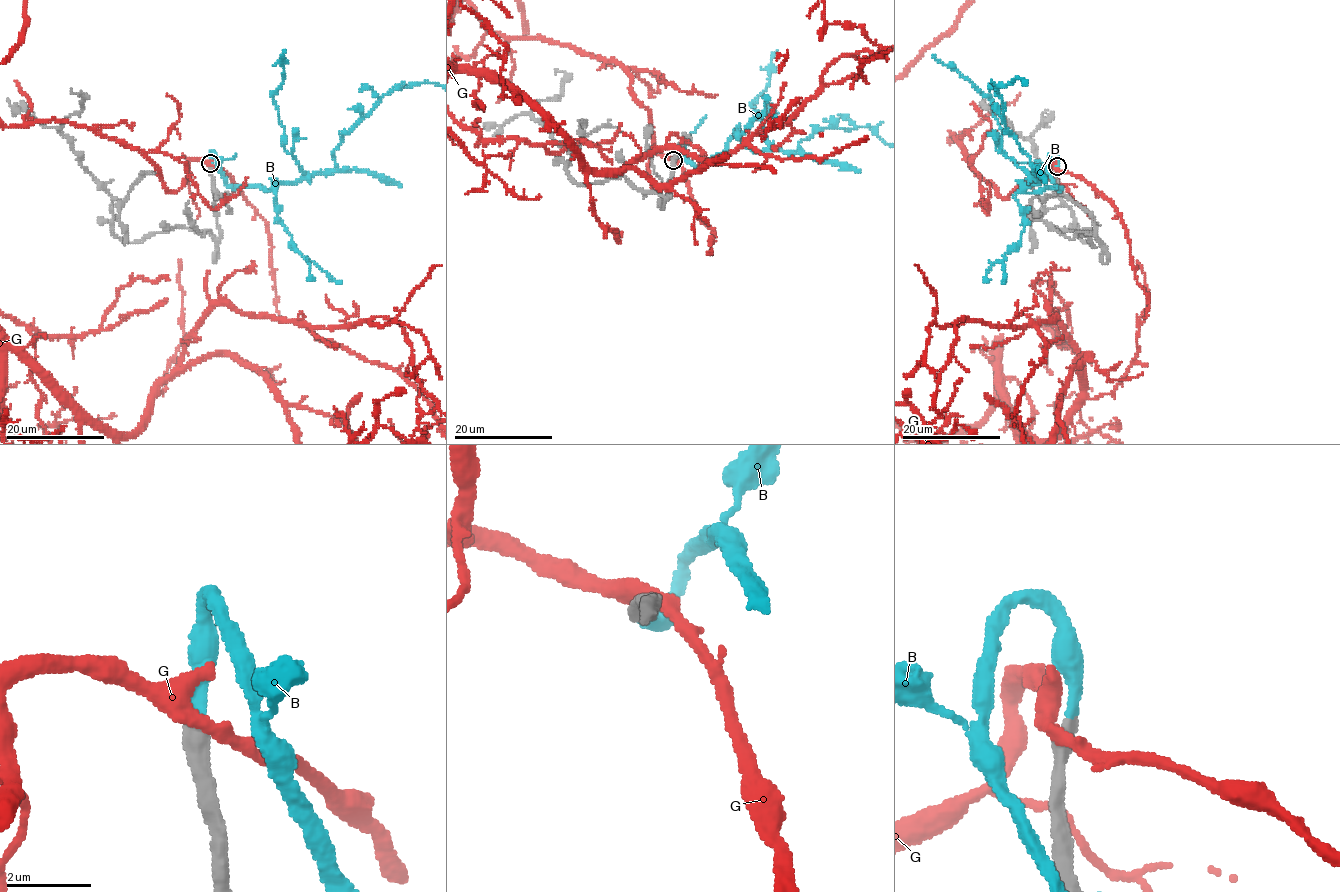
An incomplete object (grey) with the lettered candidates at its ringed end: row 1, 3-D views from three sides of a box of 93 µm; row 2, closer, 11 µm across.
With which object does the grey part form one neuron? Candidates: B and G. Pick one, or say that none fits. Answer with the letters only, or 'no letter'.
B

